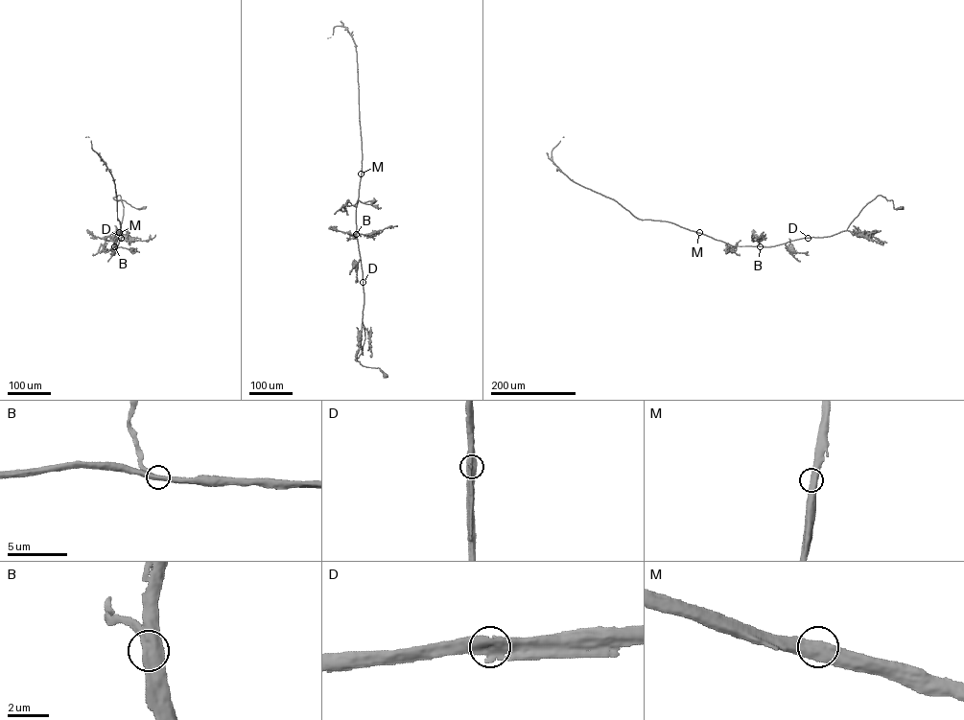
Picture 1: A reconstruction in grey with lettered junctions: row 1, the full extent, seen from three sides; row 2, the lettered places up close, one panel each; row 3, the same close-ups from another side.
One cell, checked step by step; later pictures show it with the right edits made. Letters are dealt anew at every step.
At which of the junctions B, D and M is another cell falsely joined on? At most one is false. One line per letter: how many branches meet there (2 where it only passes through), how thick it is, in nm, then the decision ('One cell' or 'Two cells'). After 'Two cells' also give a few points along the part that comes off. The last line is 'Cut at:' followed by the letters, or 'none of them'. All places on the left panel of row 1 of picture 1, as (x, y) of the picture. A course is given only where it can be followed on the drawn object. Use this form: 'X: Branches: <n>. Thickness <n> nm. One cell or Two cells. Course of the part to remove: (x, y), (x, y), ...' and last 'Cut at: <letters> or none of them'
B: Branches: 2. Thickness 550 nm. One cell
D: Branches: 2. Thickness 600 nm. One cell
M: Branches: 2. Thickness 600 nm. One cell
Cut at: none of them

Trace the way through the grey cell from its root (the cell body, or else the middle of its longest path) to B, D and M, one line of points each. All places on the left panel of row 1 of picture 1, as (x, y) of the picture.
B: (144, 207), (135, 208), (113, 197), (120, 195), (124, 206), (122, 237), (114, 246)
D: (144, 207), (135, 208), (113, 197), (120, 195), (124, 206), (121, 238)
M: (144, 207), (135, 208), (113, 197), (120, 195), (124, 206), (122, 237), (115, 246), (119, 232)

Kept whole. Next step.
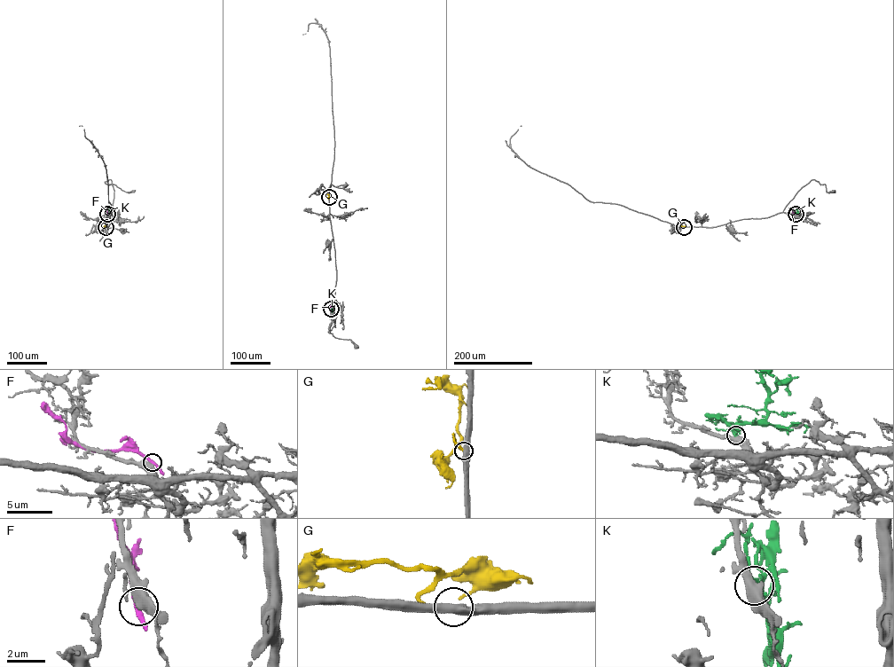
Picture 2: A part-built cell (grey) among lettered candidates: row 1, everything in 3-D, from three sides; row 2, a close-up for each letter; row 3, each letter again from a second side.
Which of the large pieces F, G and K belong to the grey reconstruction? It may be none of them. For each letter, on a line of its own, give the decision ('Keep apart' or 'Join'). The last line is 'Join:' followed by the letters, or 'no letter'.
F: Keep apart
G: Keep apart
K: Join
Join: K

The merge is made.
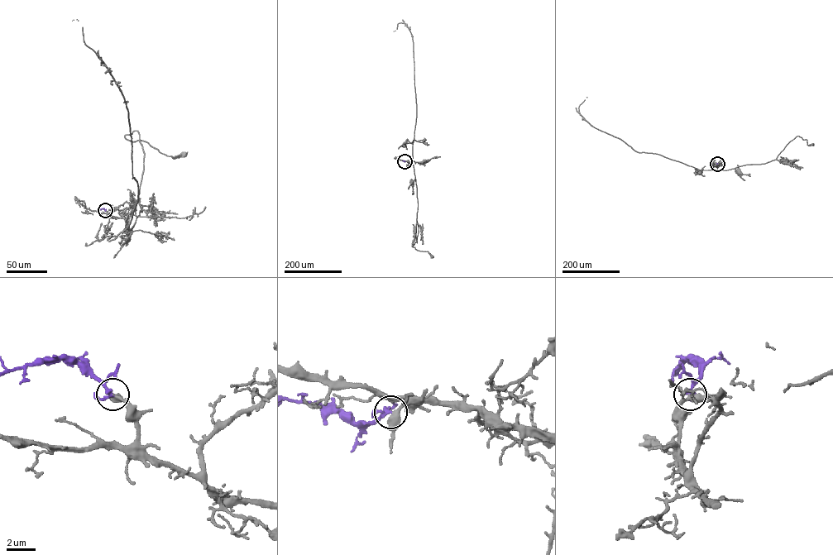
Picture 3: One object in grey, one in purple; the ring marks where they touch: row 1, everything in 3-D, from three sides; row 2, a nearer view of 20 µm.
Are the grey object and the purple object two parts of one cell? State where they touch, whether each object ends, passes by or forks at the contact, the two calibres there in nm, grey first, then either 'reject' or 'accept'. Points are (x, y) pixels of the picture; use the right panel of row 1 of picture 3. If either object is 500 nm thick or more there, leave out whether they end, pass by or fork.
place (717, 164); grey passes by; purple forks; calibres 380 and 190 nm; accept

